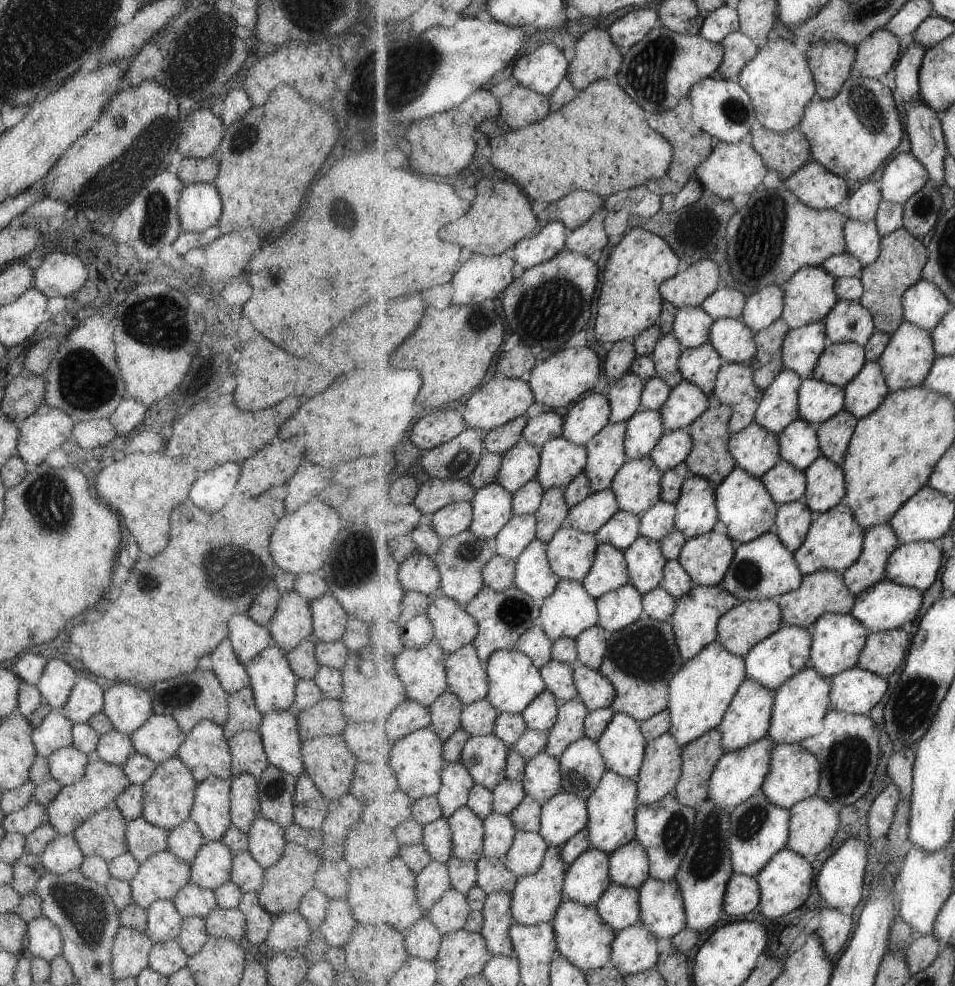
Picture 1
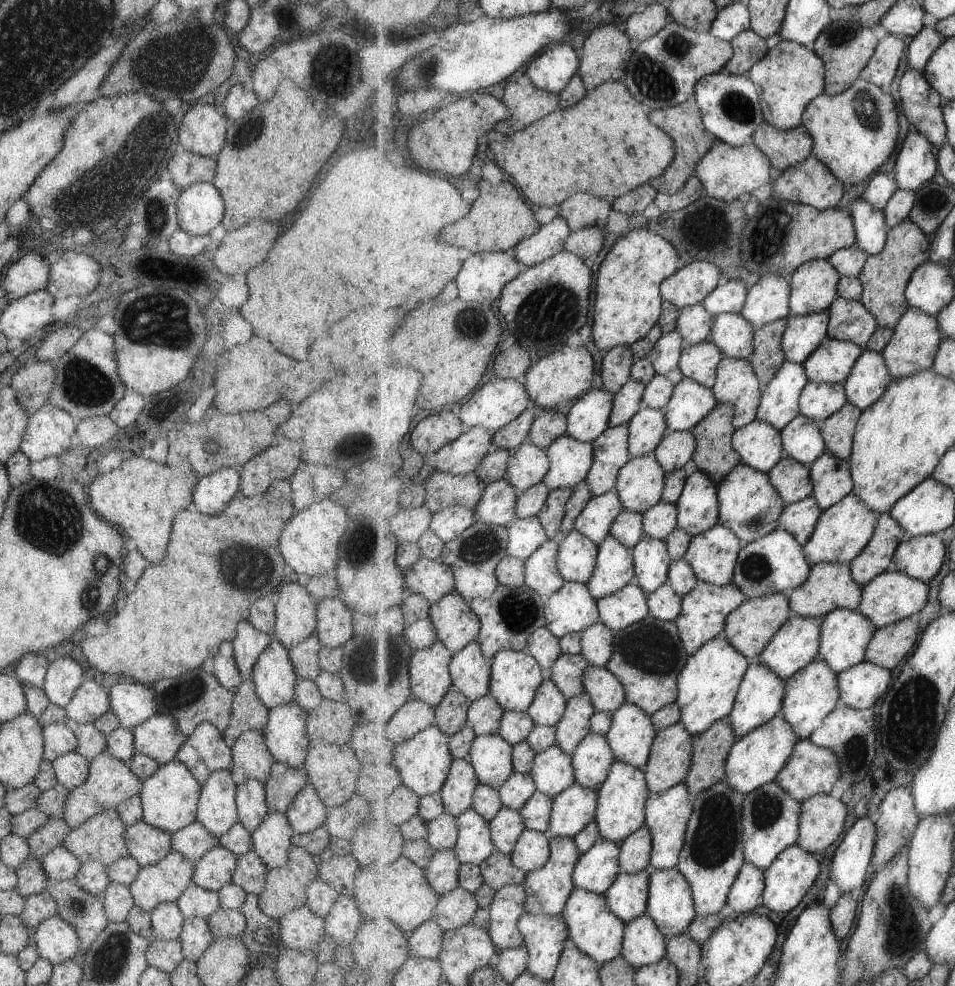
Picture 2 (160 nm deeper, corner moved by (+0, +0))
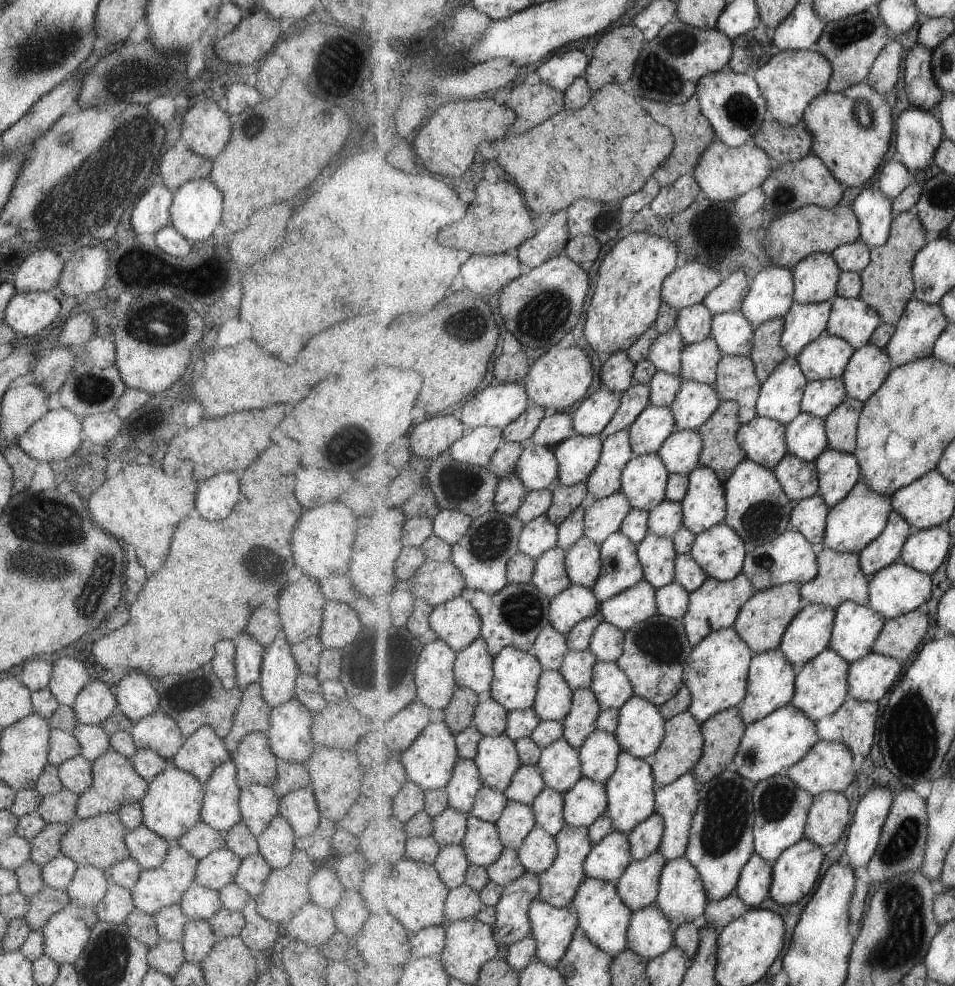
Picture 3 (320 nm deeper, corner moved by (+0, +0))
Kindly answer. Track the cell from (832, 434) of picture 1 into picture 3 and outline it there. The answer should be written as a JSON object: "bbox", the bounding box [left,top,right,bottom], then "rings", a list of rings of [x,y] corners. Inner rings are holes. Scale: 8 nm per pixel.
{"bbox":[826,397,864,454],"rings":[[[848,397],[826,418],[830,448],[855,454],[864,402]]]}

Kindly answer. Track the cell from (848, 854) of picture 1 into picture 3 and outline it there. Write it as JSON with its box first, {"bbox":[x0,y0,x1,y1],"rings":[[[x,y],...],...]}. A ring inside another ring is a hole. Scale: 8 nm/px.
{"bbox":[843,785,895,872],"rings":[[[876,785],[858,802],[843,855],[856,872],[867,869],[875,856],[895,797],[891,788]]]}

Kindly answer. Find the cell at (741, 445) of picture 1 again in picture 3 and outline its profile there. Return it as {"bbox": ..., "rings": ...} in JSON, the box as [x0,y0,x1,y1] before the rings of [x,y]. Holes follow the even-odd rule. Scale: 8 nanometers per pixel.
{"bbox":[738,416,790,469],"rings":[[[758,416],[742,425],[738,439],[750,459],[774,469],[785,455],[790,454],[786,432],[785,423]]]}

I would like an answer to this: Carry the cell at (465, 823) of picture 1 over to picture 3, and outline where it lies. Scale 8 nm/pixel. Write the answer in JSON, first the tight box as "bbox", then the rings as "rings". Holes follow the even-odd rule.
{"bbox":[462,816,505,867],"rings":[[[471,816],[462,845],[465,847],[470,864],[482,867],[490,867],[497,862],[505,850],[496,823],[488,823]]]}

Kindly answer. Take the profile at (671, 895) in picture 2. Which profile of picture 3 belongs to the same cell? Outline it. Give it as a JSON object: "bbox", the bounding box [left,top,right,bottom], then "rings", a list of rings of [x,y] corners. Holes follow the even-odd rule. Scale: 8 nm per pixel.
{"bbox":[656,857,710,930],"rings":[[[681,857],[665,865],[660,878],[660,891],[656,905],[661,907],[666,917],[669,917],[675,930],[689,923],[698,923],[706,913],[710,901],[700,870],[689,858]]]}

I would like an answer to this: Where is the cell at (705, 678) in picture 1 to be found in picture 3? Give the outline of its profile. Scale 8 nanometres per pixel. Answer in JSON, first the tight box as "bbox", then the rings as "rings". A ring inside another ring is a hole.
{"bbox":[684,626,754,724],"rings":[[[735,626],[712,632],[699,645],[694,646],[684,670],[684,684],[692,692],[689,710],[701,724],[724,710],[738,707],[745,700],[754,655]]]}

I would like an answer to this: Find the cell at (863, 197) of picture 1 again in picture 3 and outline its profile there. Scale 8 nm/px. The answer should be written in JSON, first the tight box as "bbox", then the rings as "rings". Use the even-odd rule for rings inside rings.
{"bbox":[877,157,914,200],"rings":[[[897,157],[887,161],[879,171],[877,186],[894,200],[914,182],[912,170]]]}

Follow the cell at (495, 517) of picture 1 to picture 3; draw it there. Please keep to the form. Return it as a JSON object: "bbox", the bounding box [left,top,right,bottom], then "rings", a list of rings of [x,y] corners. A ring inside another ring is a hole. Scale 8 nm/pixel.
{"bbox":[494,472,530,515],"rings":[[[515,472],[500,479],[496,492],[496,504],[494,510],[515,515],[524,505],[530,490]]]}

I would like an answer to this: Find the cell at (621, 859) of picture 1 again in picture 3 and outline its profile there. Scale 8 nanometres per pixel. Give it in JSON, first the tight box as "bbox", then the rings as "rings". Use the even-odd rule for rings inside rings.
{"bbox":[628,813,665,860],"rings":[[[655,813],[628,834],[634,860],[647,858],[660,850],[665,827],[664,818]]]}

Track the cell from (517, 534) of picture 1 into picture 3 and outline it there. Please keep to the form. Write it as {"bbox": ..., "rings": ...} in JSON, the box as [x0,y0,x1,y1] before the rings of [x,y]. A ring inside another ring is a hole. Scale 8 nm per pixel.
{"bbox":[520,514,560,559],"rings":[[[547,514],[524,526],[520,538],[520,552],[538,559],[548,550],[558,546],[560,527]]]}

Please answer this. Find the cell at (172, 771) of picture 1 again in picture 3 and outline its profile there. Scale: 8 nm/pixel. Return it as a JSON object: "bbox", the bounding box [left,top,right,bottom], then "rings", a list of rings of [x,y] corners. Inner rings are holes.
{"bbox":[139,764,203,844],"rings":[[[169,764],[165,770],[153,777],[145,794],[139,800],[142,825],[173,844],[176,838],[185,834],[200,820],[202,790],[203,785],[196,778],[193,778],[192,774],[183,772]]]}

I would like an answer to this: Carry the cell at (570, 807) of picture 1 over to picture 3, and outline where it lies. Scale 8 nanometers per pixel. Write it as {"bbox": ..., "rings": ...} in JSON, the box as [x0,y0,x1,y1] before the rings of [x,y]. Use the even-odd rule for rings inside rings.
{"bbox":[564,777,608,827],"rings":[[[583,777],[571,790],[564,793],[567,825],[590,827],[608,810],[606,783]]]}

